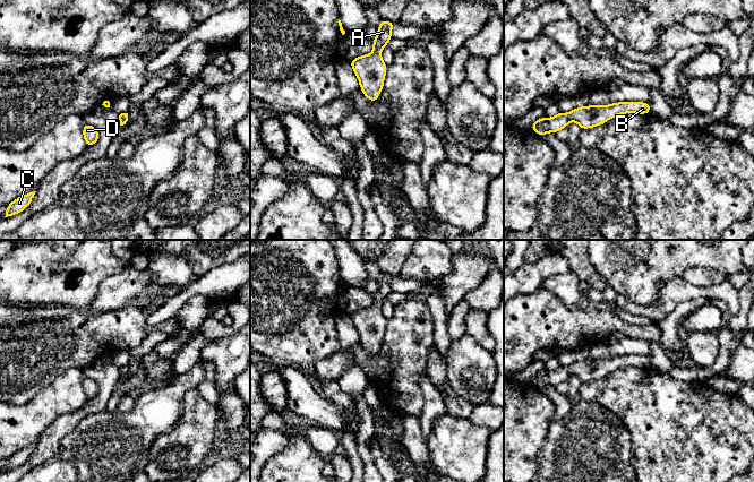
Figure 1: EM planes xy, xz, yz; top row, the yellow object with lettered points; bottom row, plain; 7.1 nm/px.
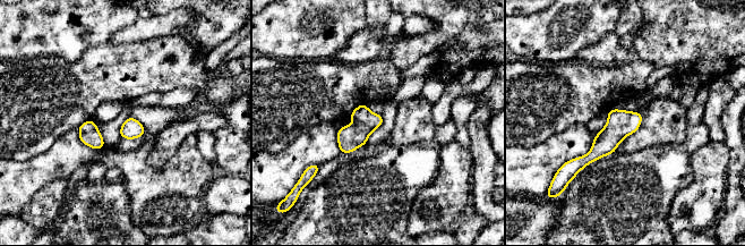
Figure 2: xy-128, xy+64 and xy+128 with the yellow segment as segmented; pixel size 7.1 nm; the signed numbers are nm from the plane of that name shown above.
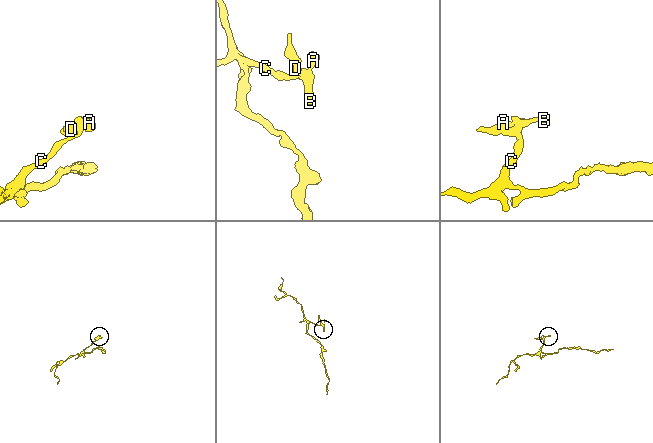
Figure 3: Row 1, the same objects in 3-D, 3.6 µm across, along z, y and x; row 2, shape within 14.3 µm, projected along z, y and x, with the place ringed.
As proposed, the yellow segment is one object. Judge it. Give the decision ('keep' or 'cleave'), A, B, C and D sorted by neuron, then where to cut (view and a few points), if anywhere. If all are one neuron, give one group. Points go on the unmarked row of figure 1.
keep; A B C D; no cut

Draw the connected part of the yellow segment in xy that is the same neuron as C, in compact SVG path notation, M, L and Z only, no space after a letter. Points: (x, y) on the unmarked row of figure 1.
M36 445L20 449L17 453L15 453L14 455L11 455L7 459L5 471L12 470L12 468L18 467L22 464L26 463L28 461L29 456L33 454L35 446Z

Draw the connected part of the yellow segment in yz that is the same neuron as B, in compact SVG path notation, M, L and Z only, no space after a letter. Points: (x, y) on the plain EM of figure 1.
M619 355L602 360L581 360L572 363L569 367L558 365L555 370L546 372L540 371L533 376L531 384L537 386L539 389L543 389L547 386L557 386L568 379L569 375L575 375L581 382L589 382L596 379L601 379L609 372L624 368L624 367L637 367L646 368L650 367L650 356L643 355Z

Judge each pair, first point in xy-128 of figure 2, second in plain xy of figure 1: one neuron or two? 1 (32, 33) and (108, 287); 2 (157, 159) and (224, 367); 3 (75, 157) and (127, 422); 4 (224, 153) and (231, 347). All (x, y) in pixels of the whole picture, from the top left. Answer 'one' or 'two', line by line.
1: two
2: two
3: two
4: one

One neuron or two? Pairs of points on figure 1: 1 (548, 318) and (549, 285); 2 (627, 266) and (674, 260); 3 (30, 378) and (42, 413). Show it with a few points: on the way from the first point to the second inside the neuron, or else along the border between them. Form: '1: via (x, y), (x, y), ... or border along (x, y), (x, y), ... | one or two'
1: border along (541, 286), (571, 307) | two
2: via (639, 260), (662, 260) | one
3: border along (56, 378), (27, 402), (11, 404) | two

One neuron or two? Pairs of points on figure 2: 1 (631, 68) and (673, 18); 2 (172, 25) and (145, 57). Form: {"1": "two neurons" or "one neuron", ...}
{"1": "two neurons", "2": "two neurons"}

